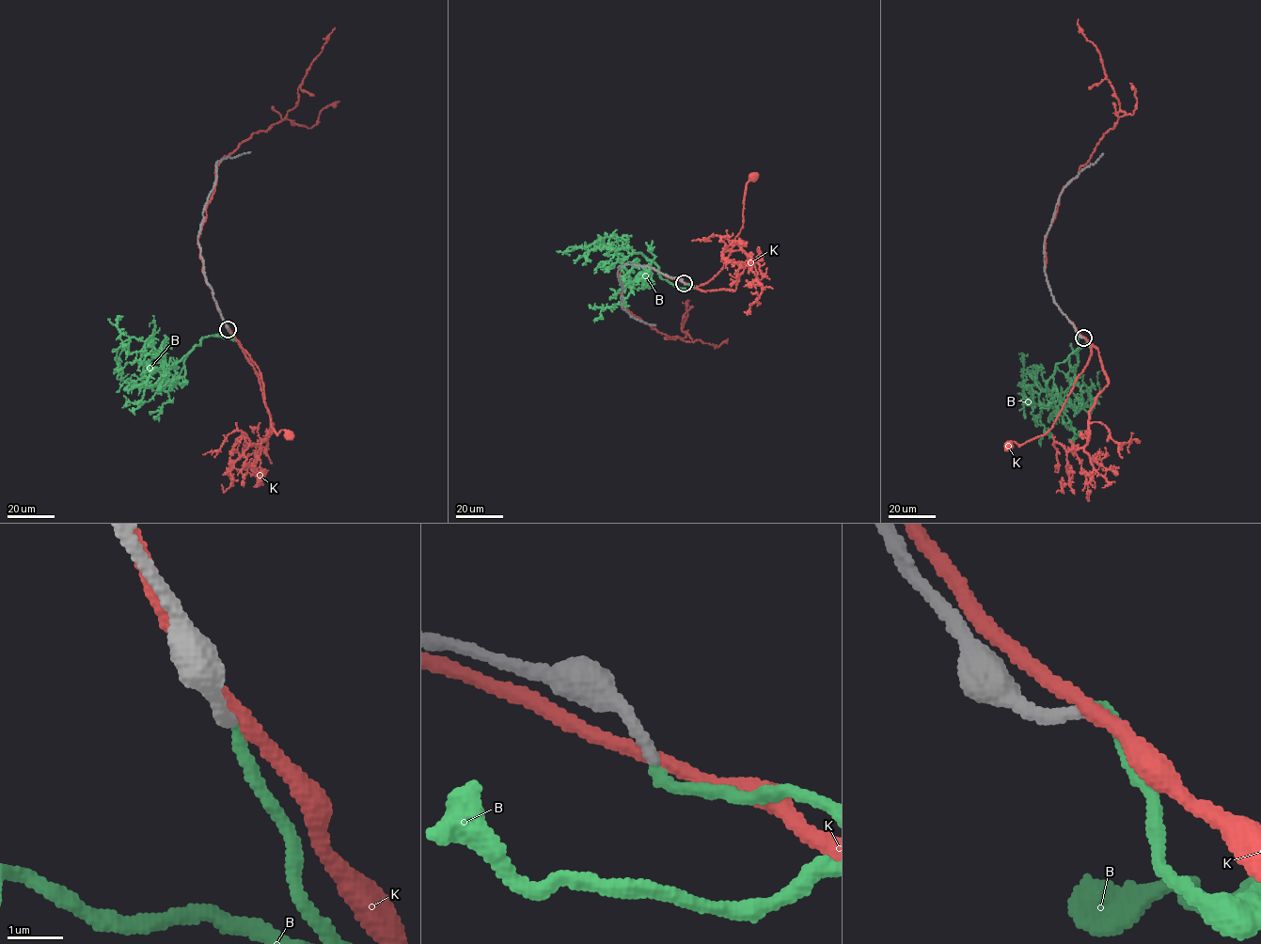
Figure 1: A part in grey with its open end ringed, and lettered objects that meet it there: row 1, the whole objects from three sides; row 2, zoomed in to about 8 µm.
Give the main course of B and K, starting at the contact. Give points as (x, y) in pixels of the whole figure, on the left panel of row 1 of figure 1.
B: (228, 329), (232, 339), (204, 337), (186, 356), (185, 373), (164, 385), (135, 387), (122, 380), (120, 347)
K: (228, 329), (260, 375), (271, 426), (275, 433), (284, 430), (290, 435)

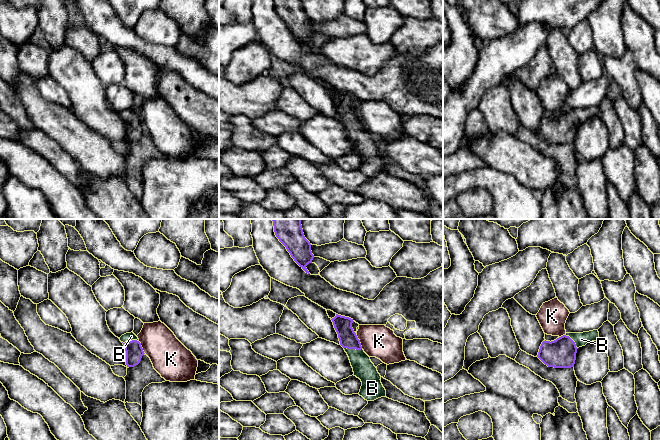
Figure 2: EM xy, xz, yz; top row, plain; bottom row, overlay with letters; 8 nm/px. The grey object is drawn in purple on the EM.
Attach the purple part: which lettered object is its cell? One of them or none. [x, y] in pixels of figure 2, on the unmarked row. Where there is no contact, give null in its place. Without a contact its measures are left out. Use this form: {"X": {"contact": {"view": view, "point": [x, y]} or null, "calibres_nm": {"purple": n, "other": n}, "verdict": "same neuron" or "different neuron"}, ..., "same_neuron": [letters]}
{"B": {"contact": {"view": "xz", "point": [353, 124]}, "calibres_nm": {"purple": 150, "other": 170}, "verdict": "same neuron"}, "K": {"contact": {"view": "xz", "point": [359, 117]}, "calibres_nm": {"purple": 150, "other": 260}, "verdict": "different neuron"}, "same_neuron": ["B"]}

